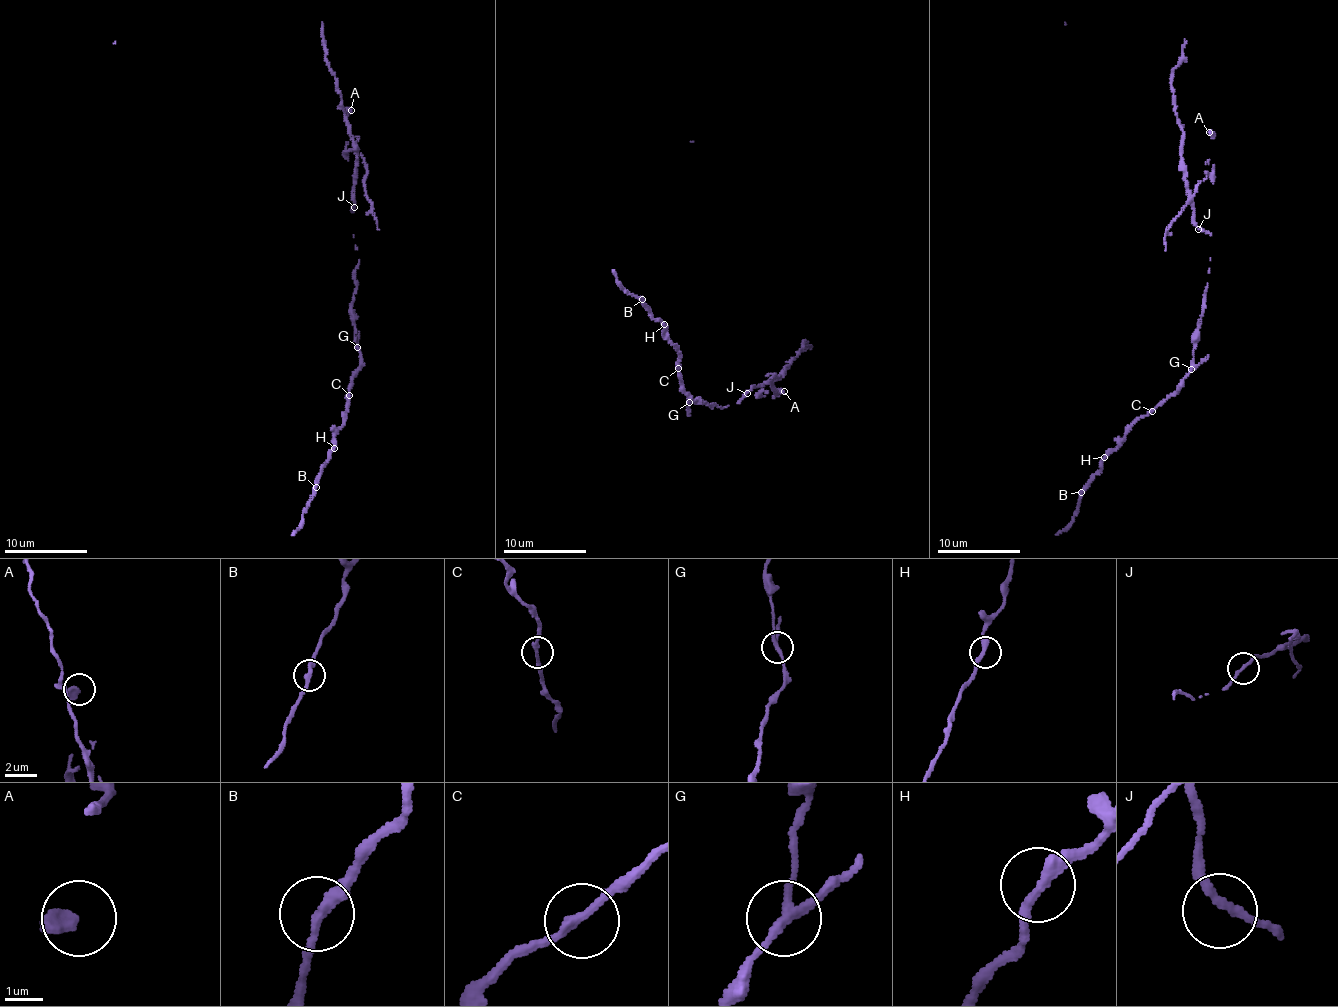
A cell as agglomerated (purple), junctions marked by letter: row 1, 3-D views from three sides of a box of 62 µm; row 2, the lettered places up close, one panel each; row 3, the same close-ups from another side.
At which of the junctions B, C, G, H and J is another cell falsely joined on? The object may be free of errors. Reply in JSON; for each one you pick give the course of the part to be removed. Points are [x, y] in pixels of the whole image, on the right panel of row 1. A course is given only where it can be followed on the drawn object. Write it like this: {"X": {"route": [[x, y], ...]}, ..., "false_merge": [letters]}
{"false_merge": ["G"]}

